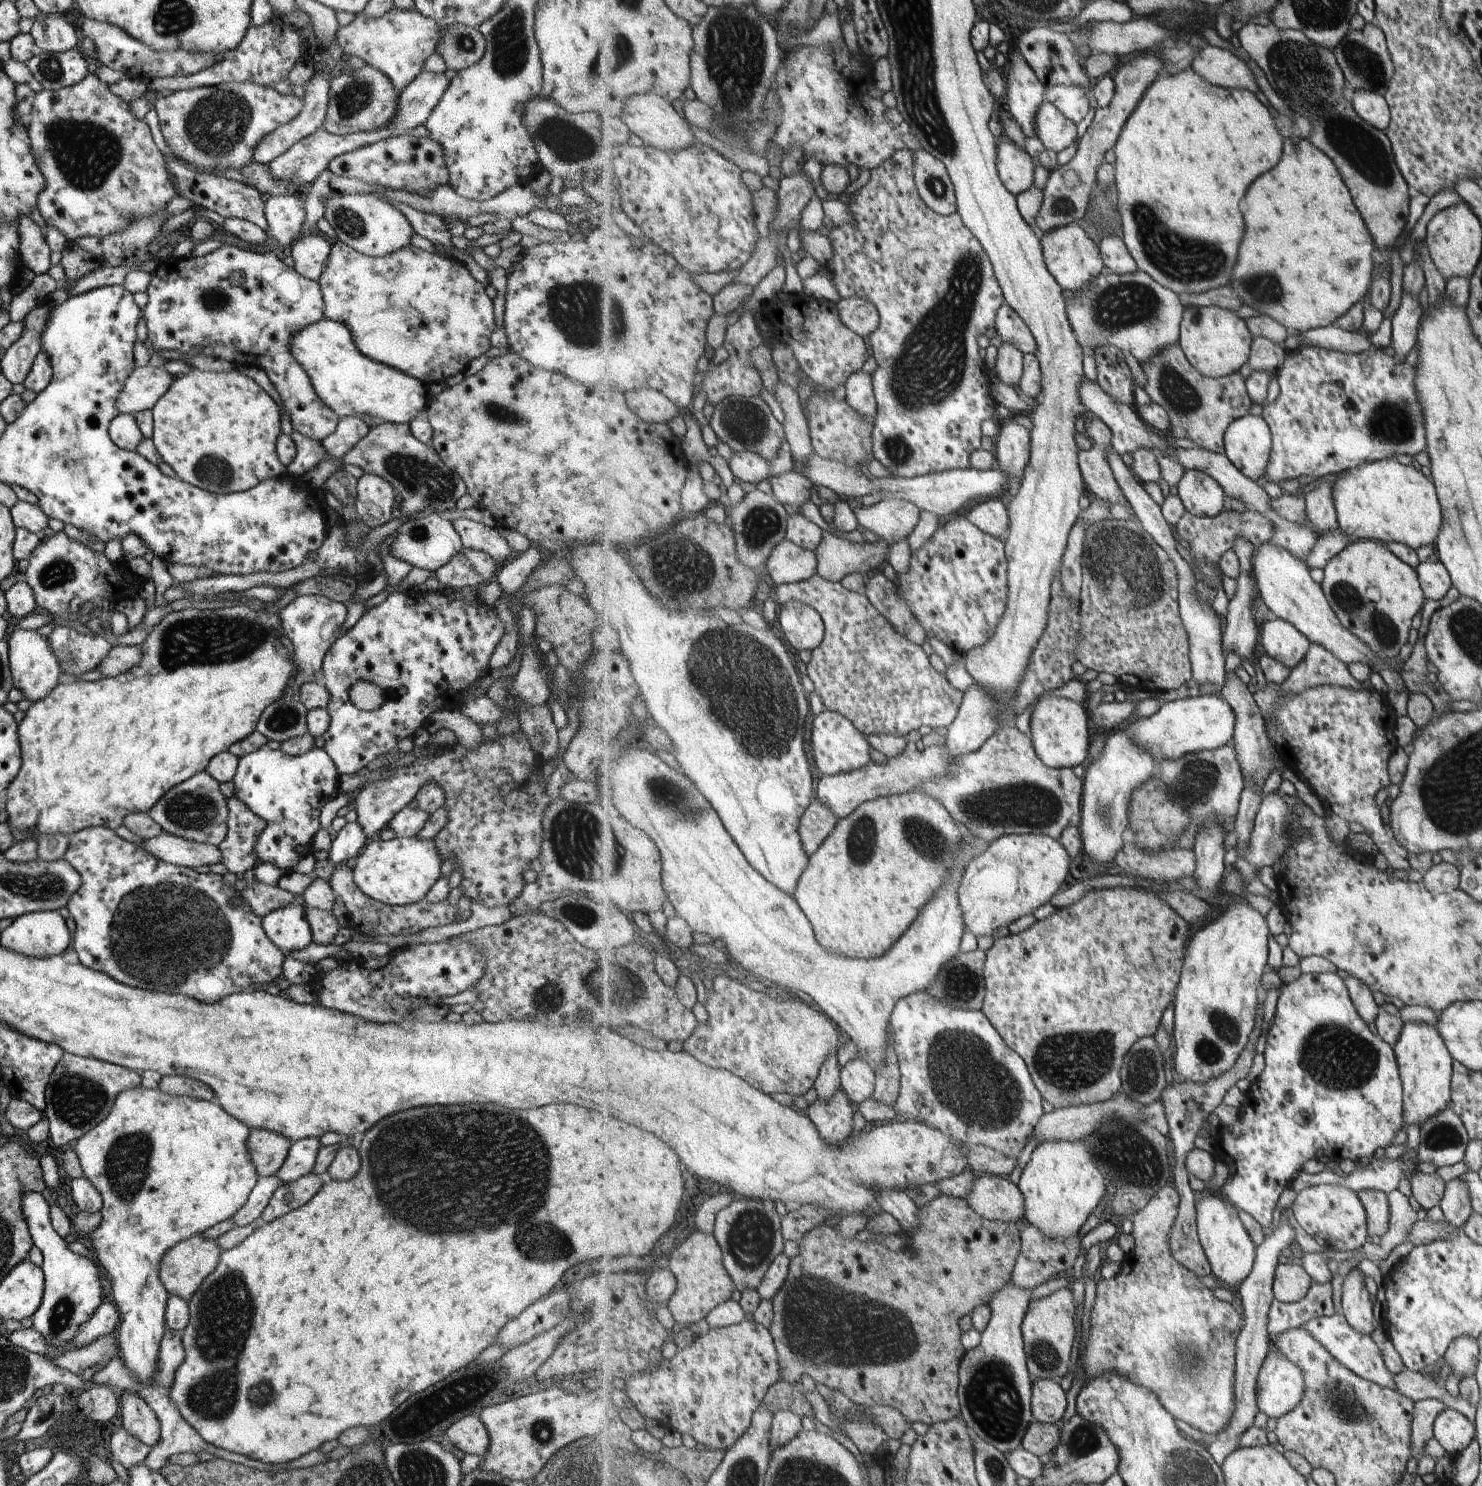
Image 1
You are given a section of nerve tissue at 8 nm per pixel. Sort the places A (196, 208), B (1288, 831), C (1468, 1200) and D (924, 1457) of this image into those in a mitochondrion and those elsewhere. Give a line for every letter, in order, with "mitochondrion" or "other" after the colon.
A: other
B: mitochondrion
C: other
D: other

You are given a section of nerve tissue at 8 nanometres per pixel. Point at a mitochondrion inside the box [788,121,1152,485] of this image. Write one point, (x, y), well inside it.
(931, 367)

